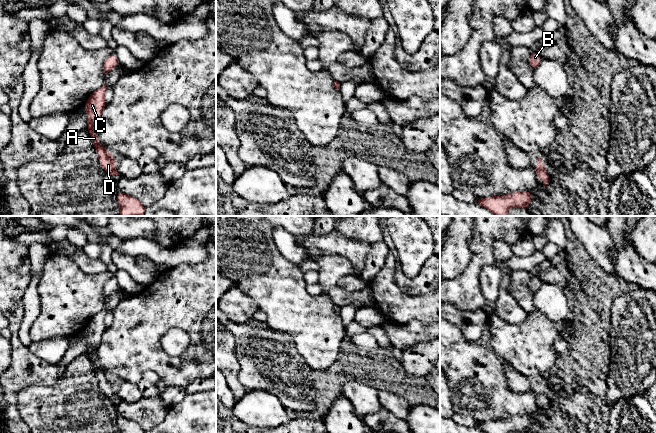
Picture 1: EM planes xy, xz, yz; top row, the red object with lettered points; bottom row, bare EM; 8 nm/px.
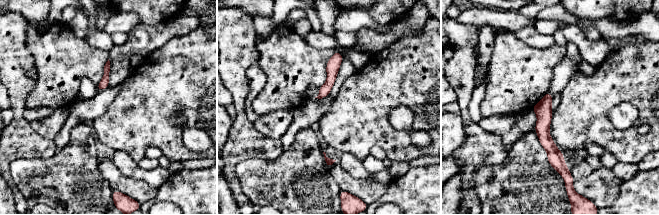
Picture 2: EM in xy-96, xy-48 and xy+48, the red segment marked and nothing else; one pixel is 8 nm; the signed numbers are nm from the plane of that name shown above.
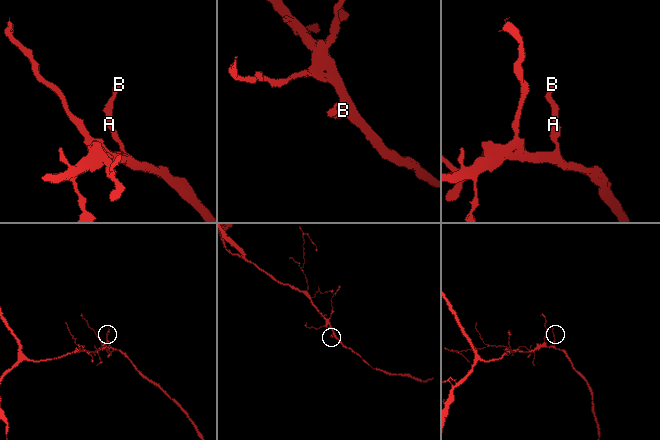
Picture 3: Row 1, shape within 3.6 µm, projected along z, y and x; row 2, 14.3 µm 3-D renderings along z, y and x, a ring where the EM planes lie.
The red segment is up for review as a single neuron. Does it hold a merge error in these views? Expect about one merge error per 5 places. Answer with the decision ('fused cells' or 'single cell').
single cell

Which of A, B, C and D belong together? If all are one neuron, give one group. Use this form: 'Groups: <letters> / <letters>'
Groups: A B C D

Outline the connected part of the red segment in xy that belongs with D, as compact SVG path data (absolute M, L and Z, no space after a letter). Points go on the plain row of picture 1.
M105 307L94 315L86 325L83 333L87 336L88 349L87 355L90 357L93 369L98 378L100 390L107 396L108 399L119 399L116 394L115 381L100 367L96 351L100 345L102 335L105 332L105 315L107 311Z

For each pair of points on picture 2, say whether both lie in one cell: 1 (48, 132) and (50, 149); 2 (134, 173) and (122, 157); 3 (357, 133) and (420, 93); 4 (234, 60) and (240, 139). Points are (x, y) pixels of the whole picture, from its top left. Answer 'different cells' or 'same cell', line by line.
1: different cells
2: same cell
3: same cell
4: same cell

